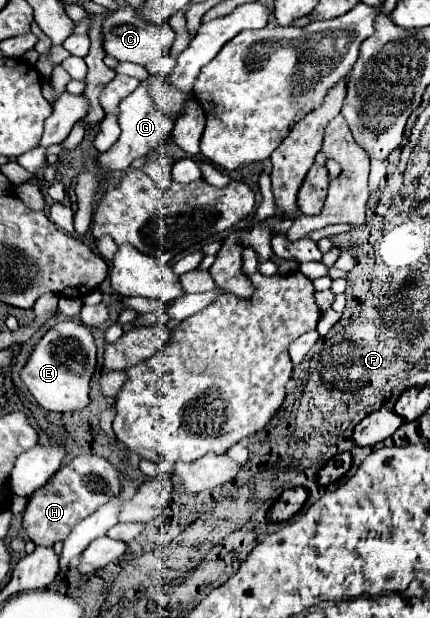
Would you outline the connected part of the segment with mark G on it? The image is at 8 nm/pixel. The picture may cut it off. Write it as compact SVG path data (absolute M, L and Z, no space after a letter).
M142 81L140 87L128 95L120 105L118 105L118 123L122 129L122 135L116 143L116 147L112 147L106 153L100 153L98 163L104 169L112 169L112 171L124 171L130 167L130 163L136 157L144 157L148 153L152 153L156 147L162 145L162 141L168 137L168 133L174 127L174 119L168 117L166 113L162 113L154 103L152 103L152 95L150 95L150 83Z

